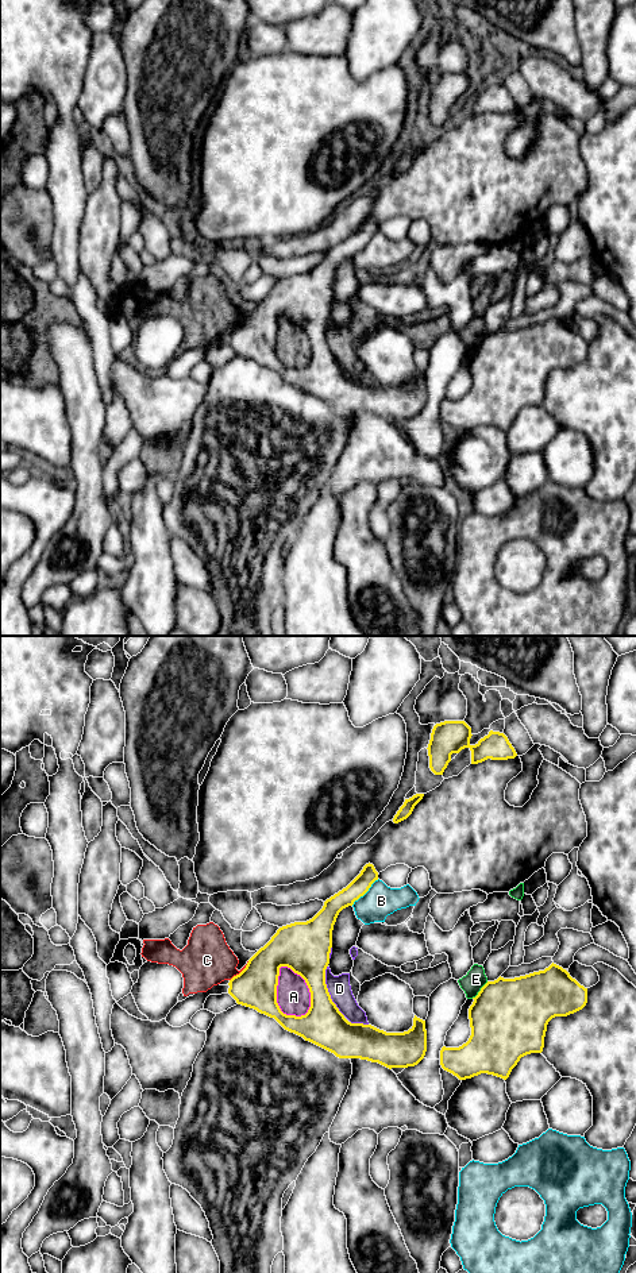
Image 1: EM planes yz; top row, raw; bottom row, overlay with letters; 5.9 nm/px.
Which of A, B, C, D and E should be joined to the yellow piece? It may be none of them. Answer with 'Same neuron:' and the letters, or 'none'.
Same neuron: none

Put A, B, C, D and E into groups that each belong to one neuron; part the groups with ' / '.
A C D / B / E

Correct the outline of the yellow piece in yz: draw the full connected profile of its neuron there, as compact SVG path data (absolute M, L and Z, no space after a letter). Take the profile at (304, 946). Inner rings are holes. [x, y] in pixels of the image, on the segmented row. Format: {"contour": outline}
{"contour": "M369 863L346 888L327 899L323 909L312 919L280 927L271 940L248 960L246 968L230 980L228 994L238 1004L274 1018L285 1030L334 1053L339 1058L367 1060L389 1069L408 1068L417 1065L425 1056L425 1021L415 1015L413 1026L404 1033L386 1033L371 1025L351 1023L332 1002L325 984L325 969L329 964L332 930L336 918L343 909L352 906L355 900L363 896L375 880L378 880L378 872ZM281 967L290 968L305 980L311 992L311 1007L305 1015L286 1015L281 1011L277 1003Z"}

